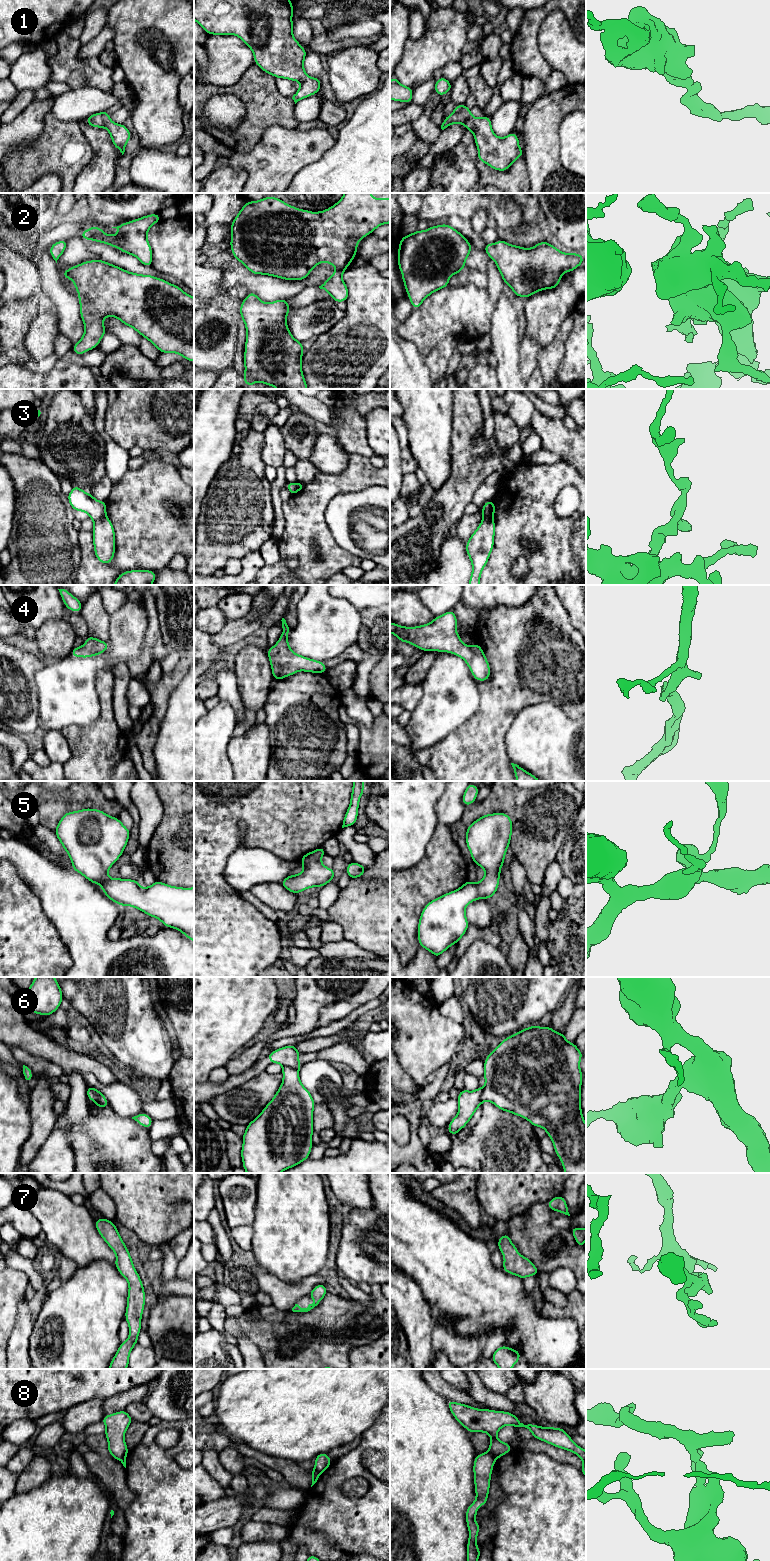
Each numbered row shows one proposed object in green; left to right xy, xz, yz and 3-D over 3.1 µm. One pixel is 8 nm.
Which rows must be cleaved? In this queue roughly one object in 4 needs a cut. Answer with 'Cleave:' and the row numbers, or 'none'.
Cleave: 3, 6, 8

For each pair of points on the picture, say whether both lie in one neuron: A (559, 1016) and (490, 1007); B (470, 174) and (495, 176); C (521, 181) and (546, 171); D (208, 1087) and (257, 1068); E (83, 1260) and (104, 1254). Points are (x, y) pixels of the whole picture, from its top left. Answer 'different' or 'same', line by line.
A: different
B: different
C: different
D: same
E: same

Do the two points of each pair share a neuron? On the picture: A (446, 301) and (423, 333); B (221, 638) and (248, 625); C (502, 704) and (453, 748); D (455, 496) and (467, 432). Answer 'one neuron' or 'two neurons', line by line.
A: one neuron
B: one neuron
C: one neuron
D: one neuron

